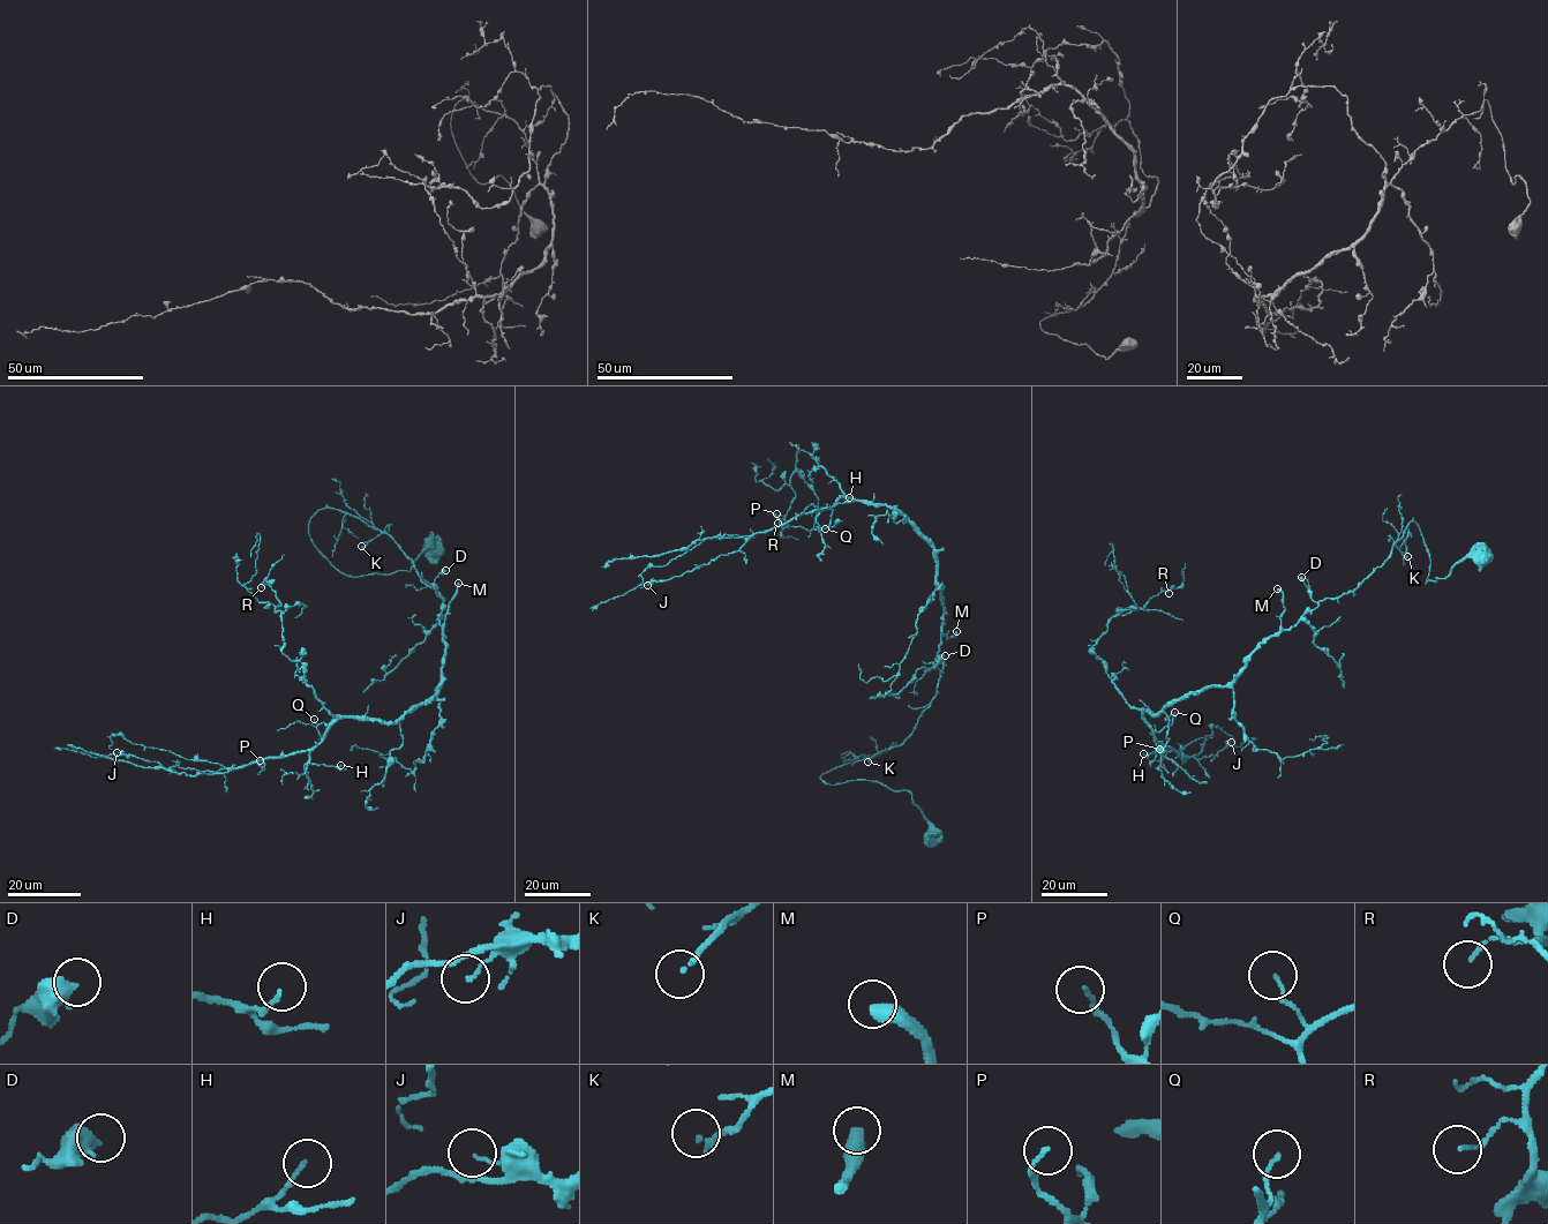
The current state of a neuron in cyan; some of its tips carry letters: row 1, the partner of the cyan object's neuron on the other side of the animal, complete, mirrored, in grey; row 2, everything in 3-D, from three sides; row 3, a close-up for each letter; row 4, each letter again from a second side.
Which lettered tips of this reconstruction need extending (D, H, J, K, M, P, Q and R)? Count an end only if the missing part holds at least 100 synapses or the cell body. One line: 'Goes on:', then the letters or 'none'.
Goes on: M

